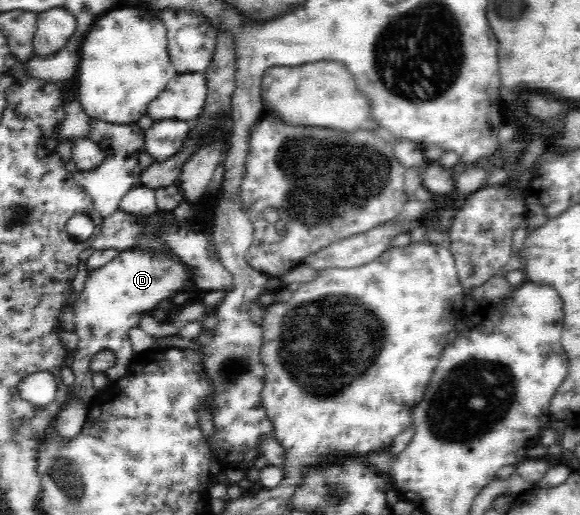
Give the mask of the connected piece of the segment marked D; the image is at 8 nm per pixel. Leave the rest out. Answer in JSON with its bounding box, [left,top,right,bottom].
[65,247,192,404]

